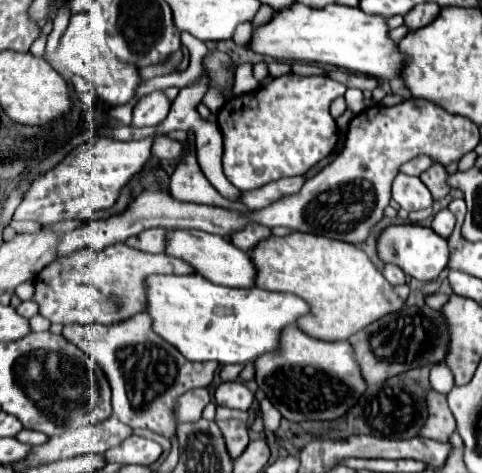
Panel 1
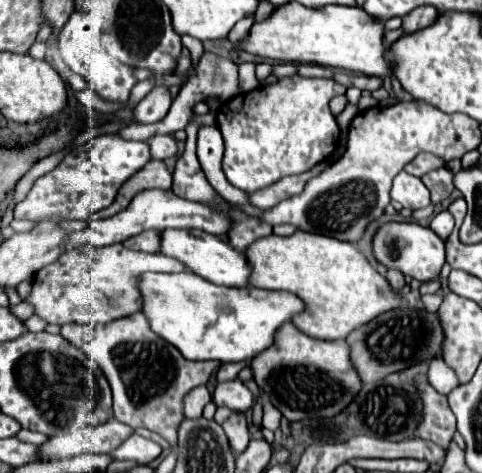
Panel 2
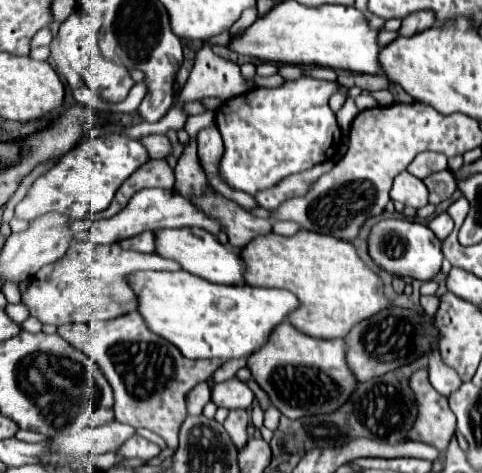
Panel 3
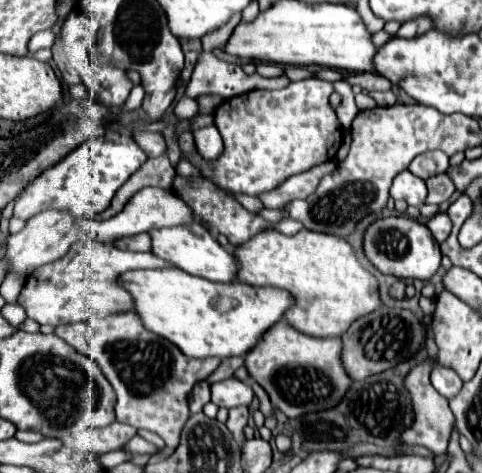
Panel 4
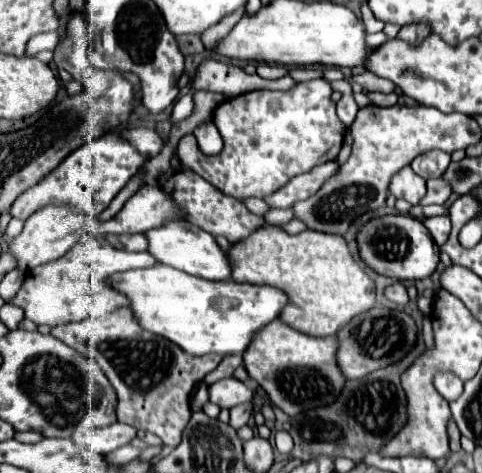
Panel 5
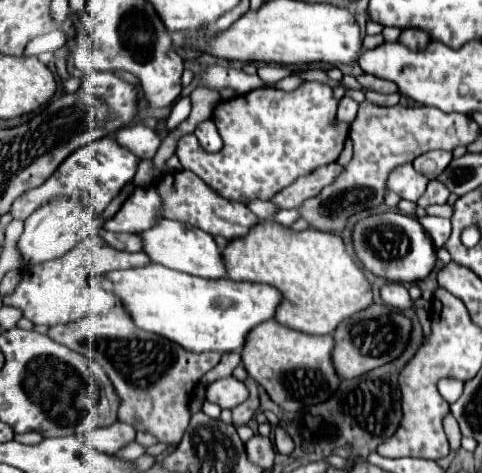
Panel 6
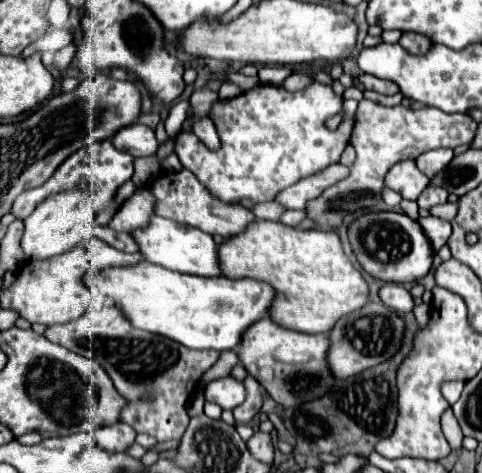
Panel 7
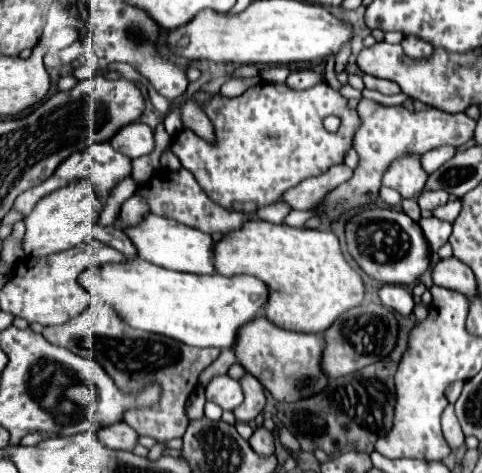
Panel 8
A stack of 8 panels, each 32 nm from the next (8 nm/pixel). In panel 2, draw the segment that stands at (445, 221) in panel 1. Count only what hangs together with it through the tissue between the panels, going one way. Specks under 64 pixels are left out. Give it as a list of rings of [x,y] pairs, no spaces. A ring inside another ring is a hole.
[[[442,210],[440,214],[436,214],[430,222],[430,228],[440,236],[440,238],[448,238],[452,228],[454,228],[454,220],[452,220],[452,214],[448,210]]]

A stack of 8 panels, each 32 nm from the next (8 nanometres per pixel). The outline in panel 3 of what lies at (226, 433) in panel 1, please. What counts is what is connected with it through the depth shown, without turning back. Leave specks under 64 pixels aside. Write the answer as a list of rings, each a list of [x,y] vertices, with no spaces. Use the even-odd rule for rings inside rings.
[[[230,410],[230,416],[224,422],[226,432],[232,436],[232,442],[236,444],[238,450],[244,448],[244,444],[248,442],[248,412],[246,410]]]

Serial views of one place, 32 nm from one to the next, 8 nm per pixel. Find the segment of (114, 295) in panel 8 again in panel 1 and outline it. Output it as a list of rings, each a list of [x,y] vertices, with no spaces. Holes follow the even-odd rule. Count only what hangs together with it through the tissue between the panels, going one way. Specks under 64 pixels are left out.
[[[200,274],[150,276],[146,284],[148,314],[154,320],[154,332],[194,362],[256,362],[260,356],[276,352],[280,348],[282,330],[310,312],[310,306],[294,294],[260,288],[224,288],[212,284]]]

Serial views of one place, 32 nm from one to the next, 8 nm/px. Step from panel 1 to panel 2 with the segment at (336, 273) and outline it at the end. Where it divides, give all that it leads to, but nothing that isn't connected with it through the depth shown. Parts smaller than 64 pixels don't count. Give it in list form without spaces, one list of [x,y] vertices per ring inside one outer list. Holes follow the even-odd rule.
[[[298,230],[286,238],[272,234],[264,240],[256,240],[256,244],[246,250],[246,256],[252,264],[252,286],[286,290],[304,300],[306,310],[292,322],[312,338],[346,338],[356,328],[368,324],[368,320],[380,316],[380,312],[400,306],[400,296],[386,278],[376,272],[366,256],[350,242]]]

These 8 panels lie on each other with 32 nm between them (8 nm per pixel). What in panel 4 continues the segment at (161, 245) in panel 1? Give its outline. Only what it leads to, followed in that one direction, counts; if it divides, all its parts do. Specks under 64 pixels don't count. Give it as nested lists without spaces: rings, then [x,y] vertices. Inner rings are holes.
[[[144,232],[140,236],[130,236],[124,240],[116,240],[116,246],[122,250],[134,250],[134,252],[150,252],[152,250],[152,240],[150,234]]]

